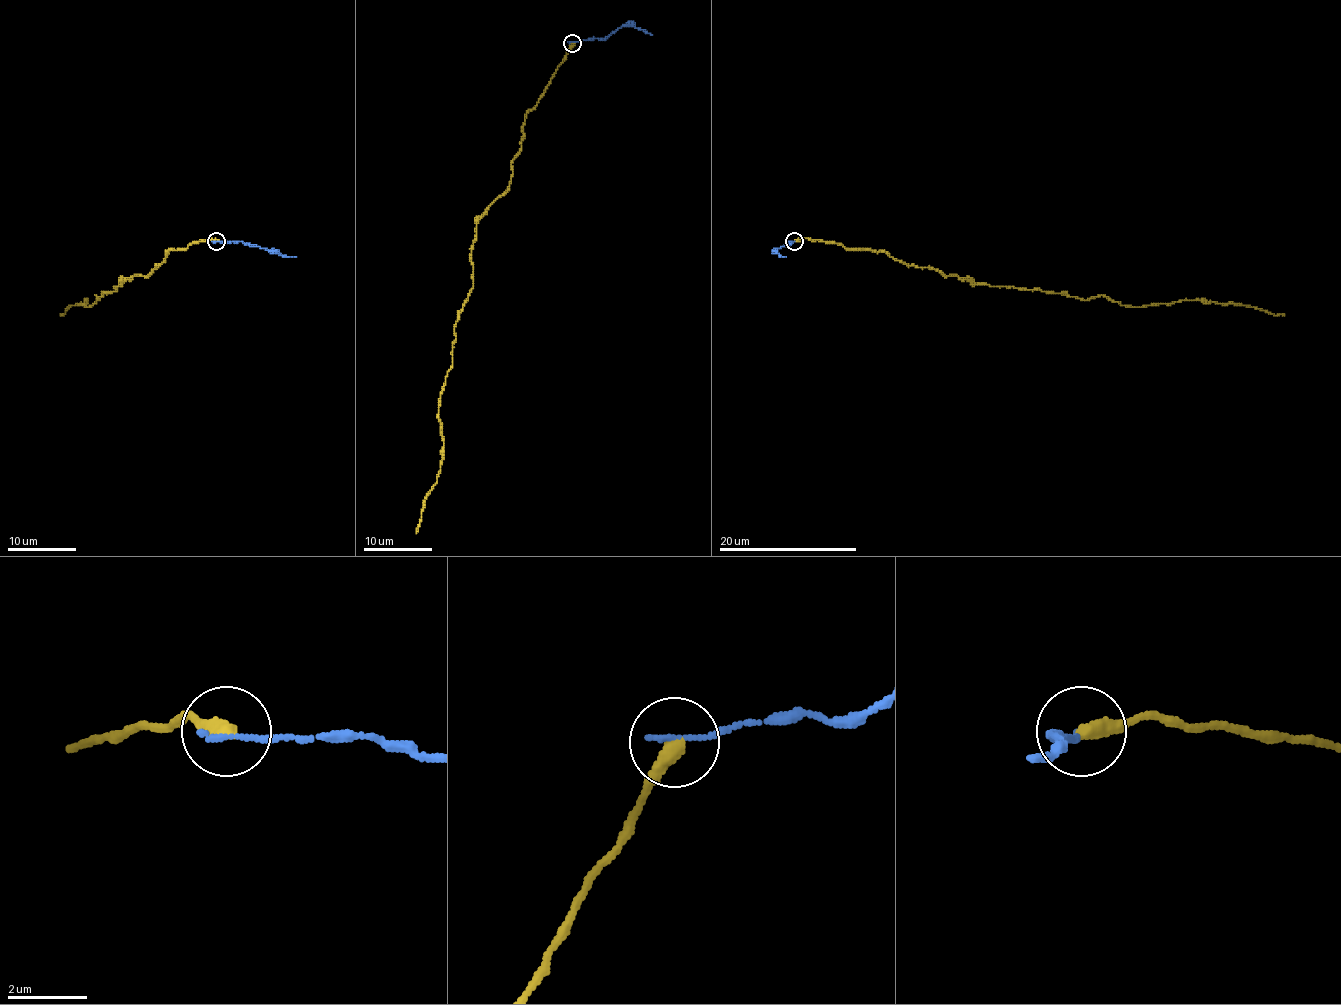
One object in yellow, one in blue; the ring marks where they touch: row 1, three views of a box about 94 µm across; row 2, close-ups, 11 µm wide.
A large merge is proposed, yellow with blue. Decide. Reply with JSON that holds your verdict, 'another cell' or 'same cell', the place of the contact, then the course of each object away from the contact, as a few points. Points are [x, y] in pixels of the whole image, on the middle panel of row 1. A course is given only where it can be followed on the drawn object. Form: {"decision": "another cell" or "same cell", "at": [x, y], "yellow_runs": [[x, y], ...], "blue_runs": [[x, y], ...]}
{"decision": "another cell", "at": [572, 43], "yellow_runs": [[573, 43], [526, 114], [509, 186], [476, 224], [473, 288], [454, 326], [438, 407], [443, 455], [416, 533]], "blue_runs": [[573, 42], [604, 38], [623, 26], [633, 26], [652, 35]]}

